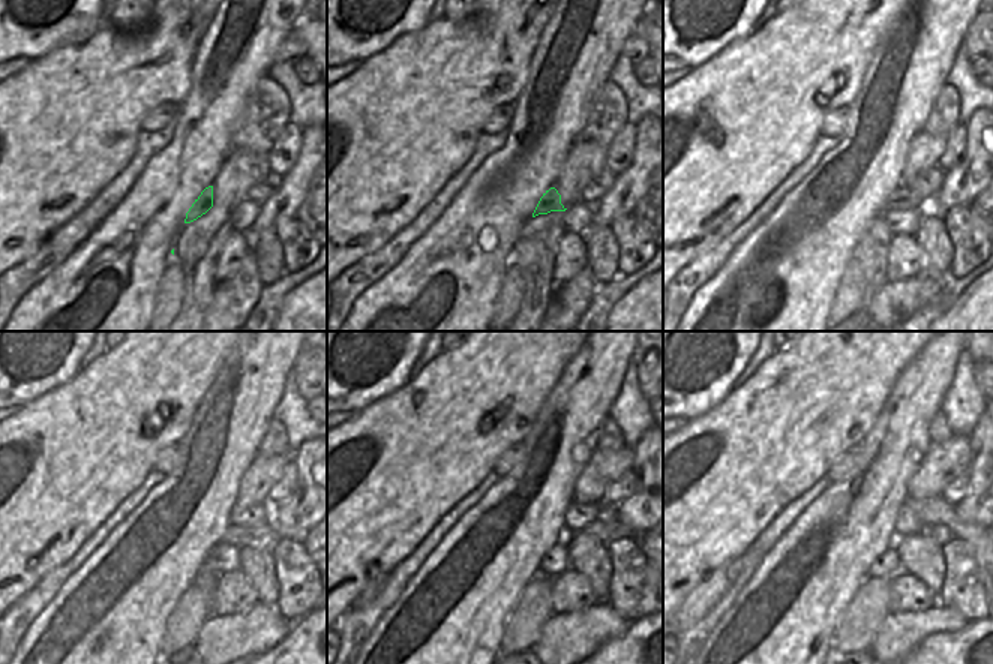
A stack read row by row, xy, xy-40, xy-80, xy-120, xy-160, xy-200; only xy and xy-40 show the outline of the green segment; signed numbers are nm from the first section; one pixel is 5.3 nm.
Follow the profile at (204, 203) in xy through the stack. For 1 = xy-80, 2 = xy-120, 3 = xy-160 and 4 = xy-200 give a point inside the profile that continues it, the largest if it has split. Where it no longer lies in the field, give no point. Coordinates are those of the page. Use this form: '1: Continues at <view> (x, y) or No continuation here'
1: Continues at xy-80 (902, 198)
2: Continues at xy-120 (234, 535)
3: Continues at xy-160 (605, 529)
4: Continues at xy-200 (942, 535).

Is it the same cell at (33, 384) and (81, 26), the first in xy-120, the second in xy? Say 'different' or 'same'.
same

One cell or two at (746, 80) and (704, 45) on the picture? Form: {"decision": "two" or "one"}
{"decision": "two"}

